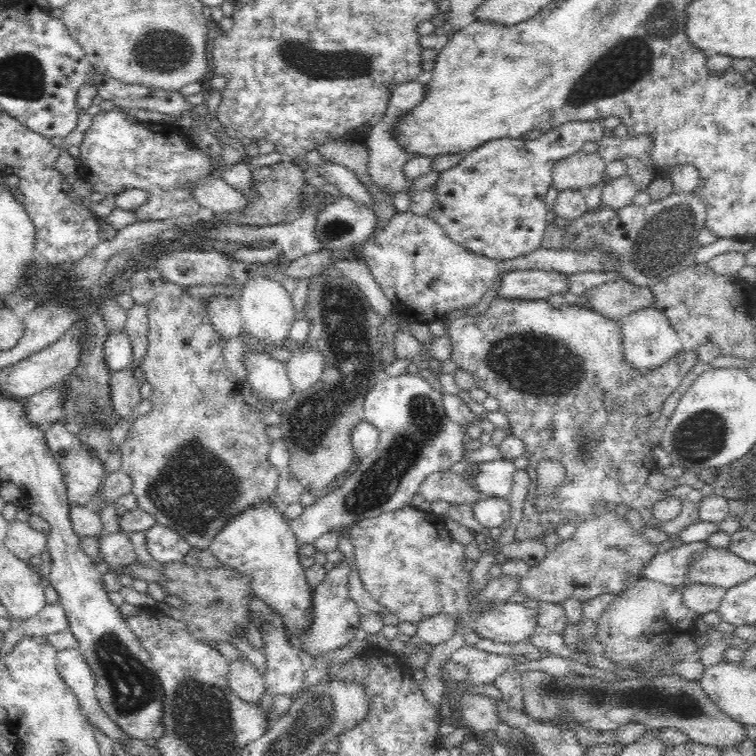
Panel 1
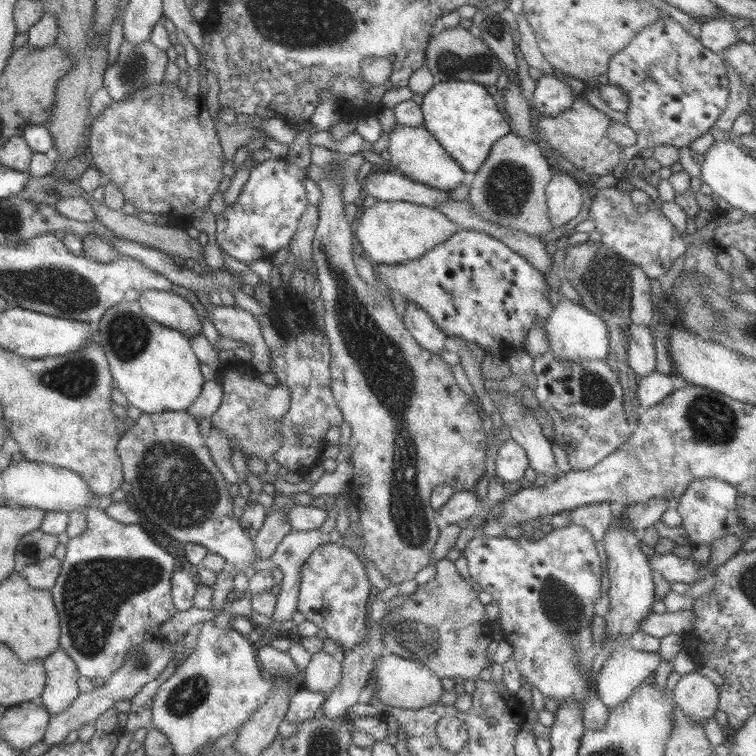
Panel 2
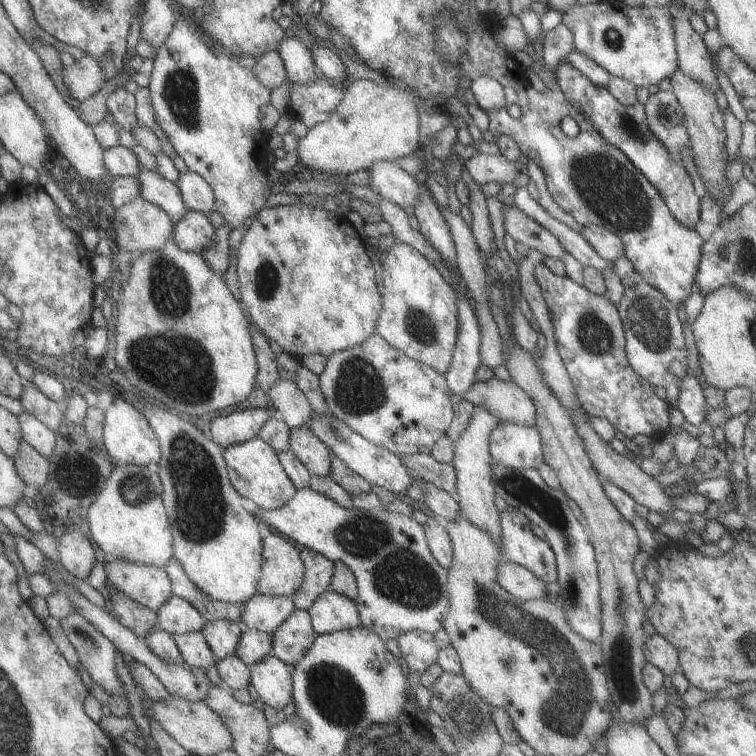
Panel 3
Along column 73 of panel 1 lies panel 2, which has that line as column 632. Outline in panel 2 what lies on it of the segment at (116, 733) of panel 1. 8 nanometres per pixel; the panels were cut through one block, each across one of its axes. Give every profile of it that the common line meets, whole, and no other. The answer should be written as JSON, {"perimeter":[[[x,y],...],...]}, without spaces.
{"perimeter":[[[623,635],[609,659],[599,667],[596,696],[607,708],[624,702],[635,688],[648,680],[647,676],[654,672],[660,661],[657,651],[630,649],[625,642]]]}

